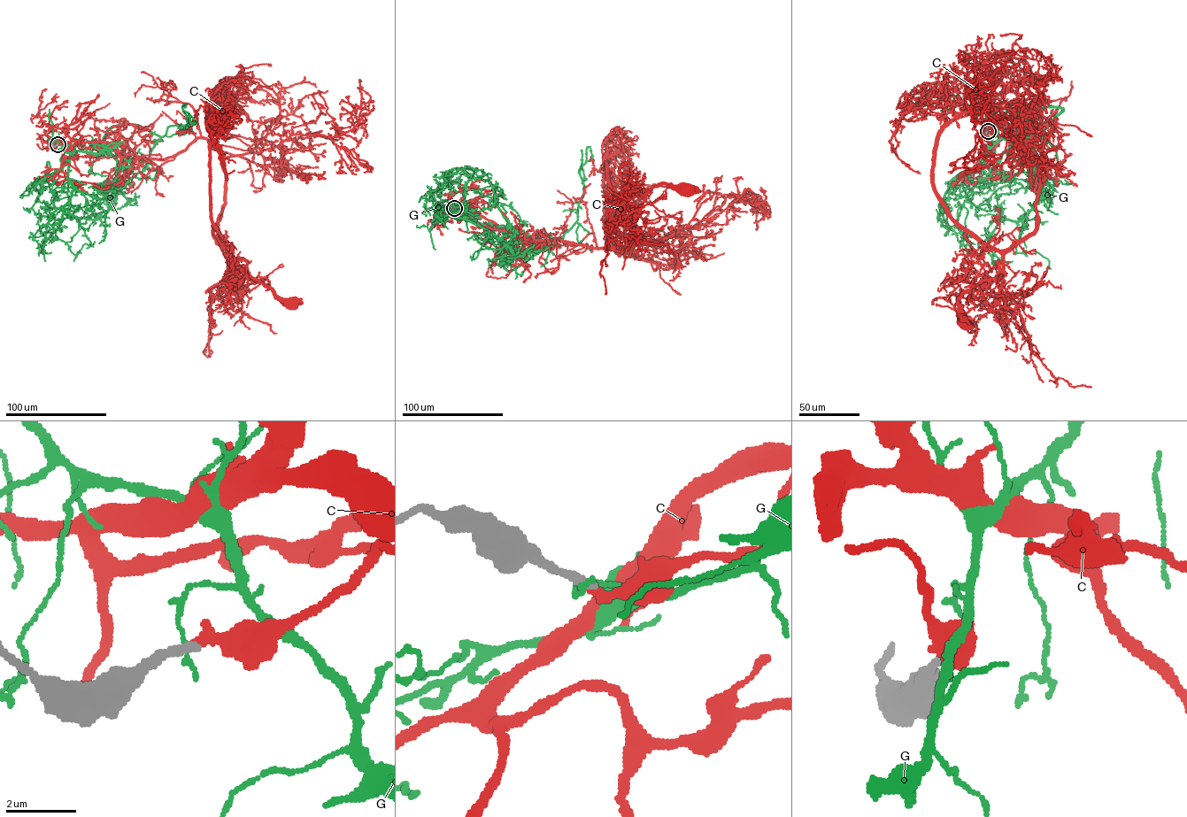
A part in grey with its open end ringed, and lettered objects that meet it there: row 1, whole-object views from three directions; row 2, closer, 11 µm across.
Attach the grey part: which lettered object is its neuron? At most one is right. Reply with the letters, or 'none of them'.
C

